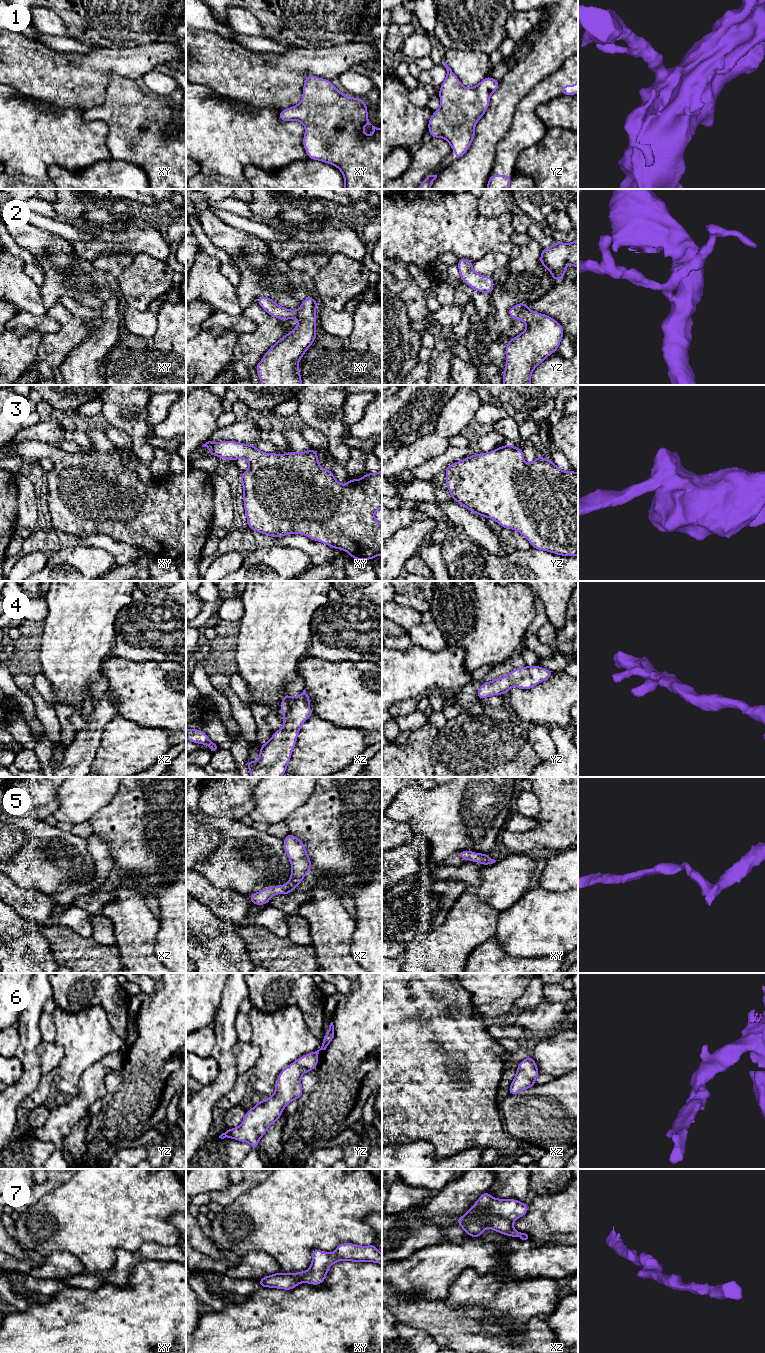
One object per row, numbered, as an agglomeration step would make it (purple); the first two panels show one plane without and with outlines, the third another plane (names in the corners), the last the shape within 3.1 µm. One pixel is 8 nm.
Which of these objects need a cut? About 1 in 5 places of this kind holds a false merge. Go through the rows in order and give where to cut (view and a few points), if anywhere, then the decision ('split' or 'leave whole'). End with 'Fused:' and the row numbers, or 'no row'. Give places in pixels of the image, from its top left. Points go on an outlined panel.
1: no cut | leave whole
2: no cut | leave whole
3: no cut | leave whole
4: no cut | leave whole
5: no cut | leave whole
6: no cut | leave whole
7: no cut | leave whole
Fused: no row

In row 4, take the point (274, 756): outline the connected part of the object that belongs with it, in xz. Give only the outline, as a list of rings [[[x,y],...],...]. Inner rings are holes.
[[[305,689],[294,698],[286,692],[280,706],[280,711],[284,714],[283,727],[275,731],[268,742],[261,745],[257,762],[247,760],[251,777],[282,777],[284,775],[299,731],[303,723],[314,715],[308,707],[309,704],[310,696]]]

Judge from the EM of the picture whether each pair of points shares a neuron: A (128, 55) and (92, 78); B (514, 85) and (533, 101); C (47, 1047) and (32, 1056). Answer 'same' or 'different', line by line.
A: same
B: different
C: different

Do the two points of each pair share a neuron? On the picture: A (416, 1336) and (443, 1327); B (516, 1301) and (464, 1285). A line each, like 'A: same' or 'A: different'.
A: different
B: same

